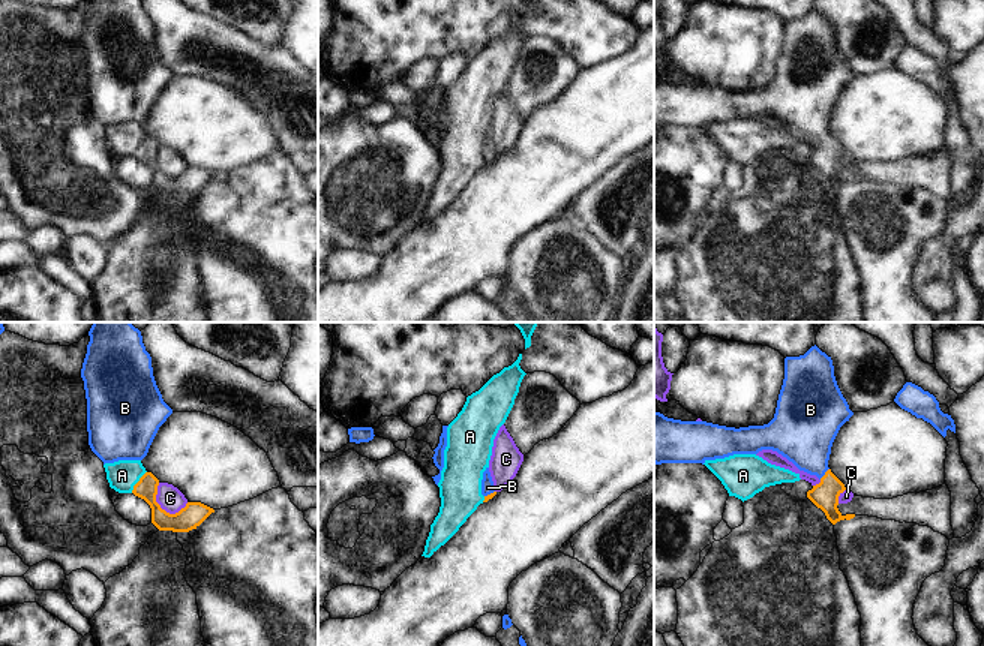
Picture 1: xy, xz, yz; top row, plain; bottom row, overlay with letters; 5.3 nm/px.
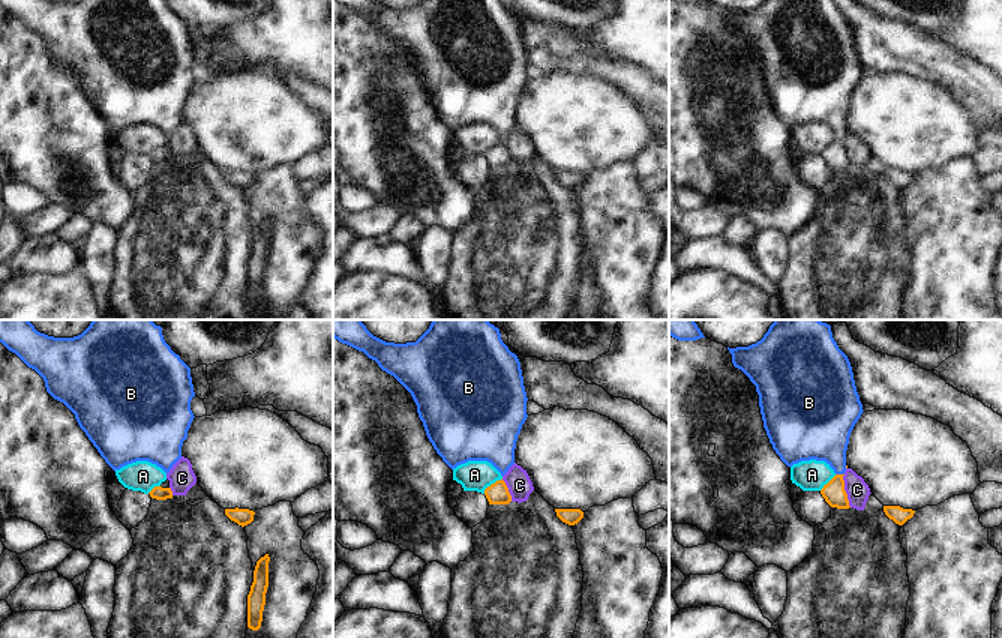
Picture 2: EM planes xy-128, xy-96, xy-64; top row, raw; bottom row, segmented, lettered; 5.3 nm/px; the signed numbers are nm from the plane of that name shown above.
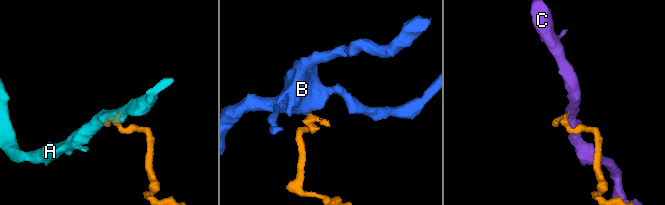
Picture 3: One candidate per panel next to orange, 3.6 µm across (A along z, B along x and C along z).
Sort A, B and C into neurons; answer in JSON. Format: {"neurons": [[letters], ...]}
{"neurons": [["A"], ["B"], ["C"]]}

